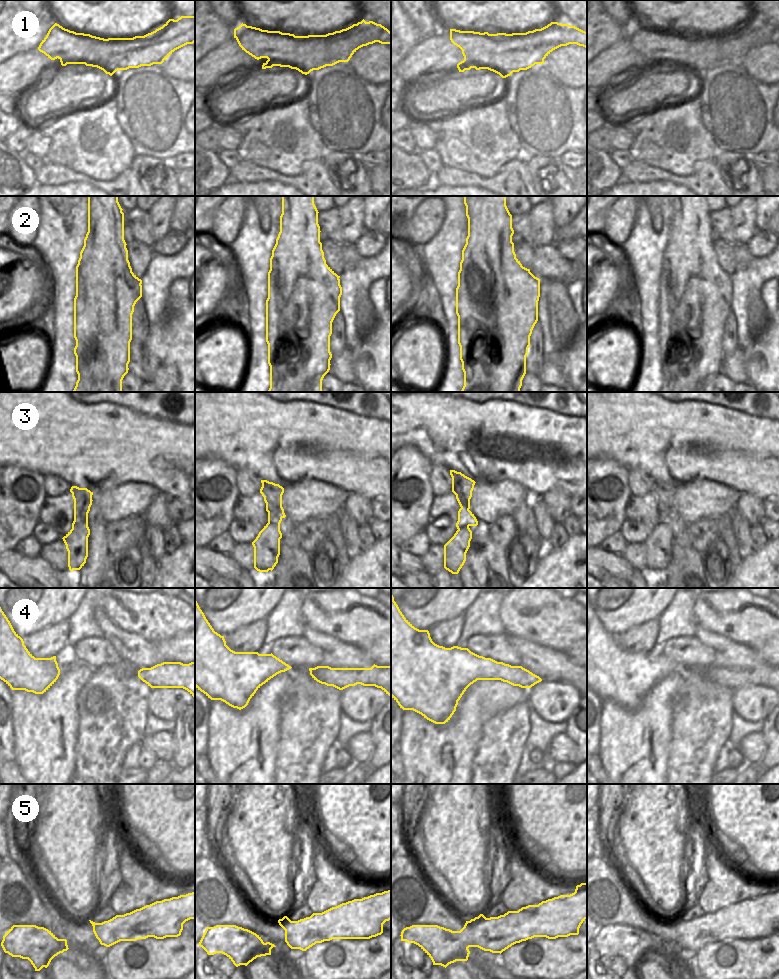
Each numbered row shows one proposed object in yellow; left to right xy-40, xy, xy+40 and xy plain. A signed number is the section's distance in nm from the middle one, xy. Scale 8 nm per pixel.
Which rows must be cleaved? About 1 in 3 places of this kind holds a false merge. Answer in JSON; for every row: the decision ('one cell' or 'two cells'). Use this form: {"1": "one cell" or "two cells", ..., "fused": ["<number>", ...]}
{"1": "two cells", "2": "one cell", "3": "two cells", "4": "one cell", "5": "one cell", "fused": ["1", "3"]}

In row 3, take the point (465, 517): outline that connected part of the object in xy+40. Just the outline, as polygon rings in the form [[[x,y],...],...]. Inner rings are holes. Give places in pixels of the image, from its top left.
[[[465,506],[461,507],[458,511],[458,521],[456,527],[461,528],[463,526],[477,526],[478,521],[474,514]]]

